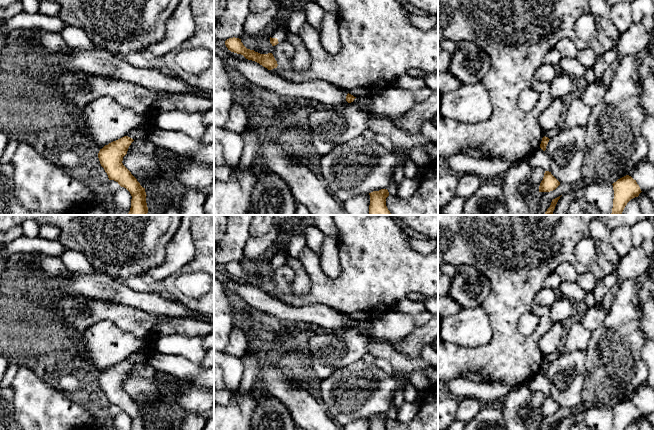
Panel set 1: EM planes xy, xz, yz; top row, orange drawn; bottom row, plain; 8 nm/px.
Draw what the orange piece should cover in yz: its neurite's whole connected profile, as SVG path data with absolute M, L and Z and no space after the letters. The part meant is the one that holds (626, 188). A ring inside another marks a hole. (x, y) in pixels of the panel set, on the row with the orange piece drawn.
M626 175L613 184L614 199L611 215L622 215L627 203L642 192L636 180Z

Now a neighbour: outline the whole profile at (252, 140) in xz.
M249 125L249 128L241 135L244 142L243 154L240 166L249 166L252 162L259 159L262 145L261 132Z

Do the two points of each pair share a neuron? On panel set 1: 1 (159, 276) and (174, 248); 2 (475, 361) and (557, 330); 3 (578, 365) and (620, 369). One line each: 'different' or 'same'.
1: same
2: different
3: different

